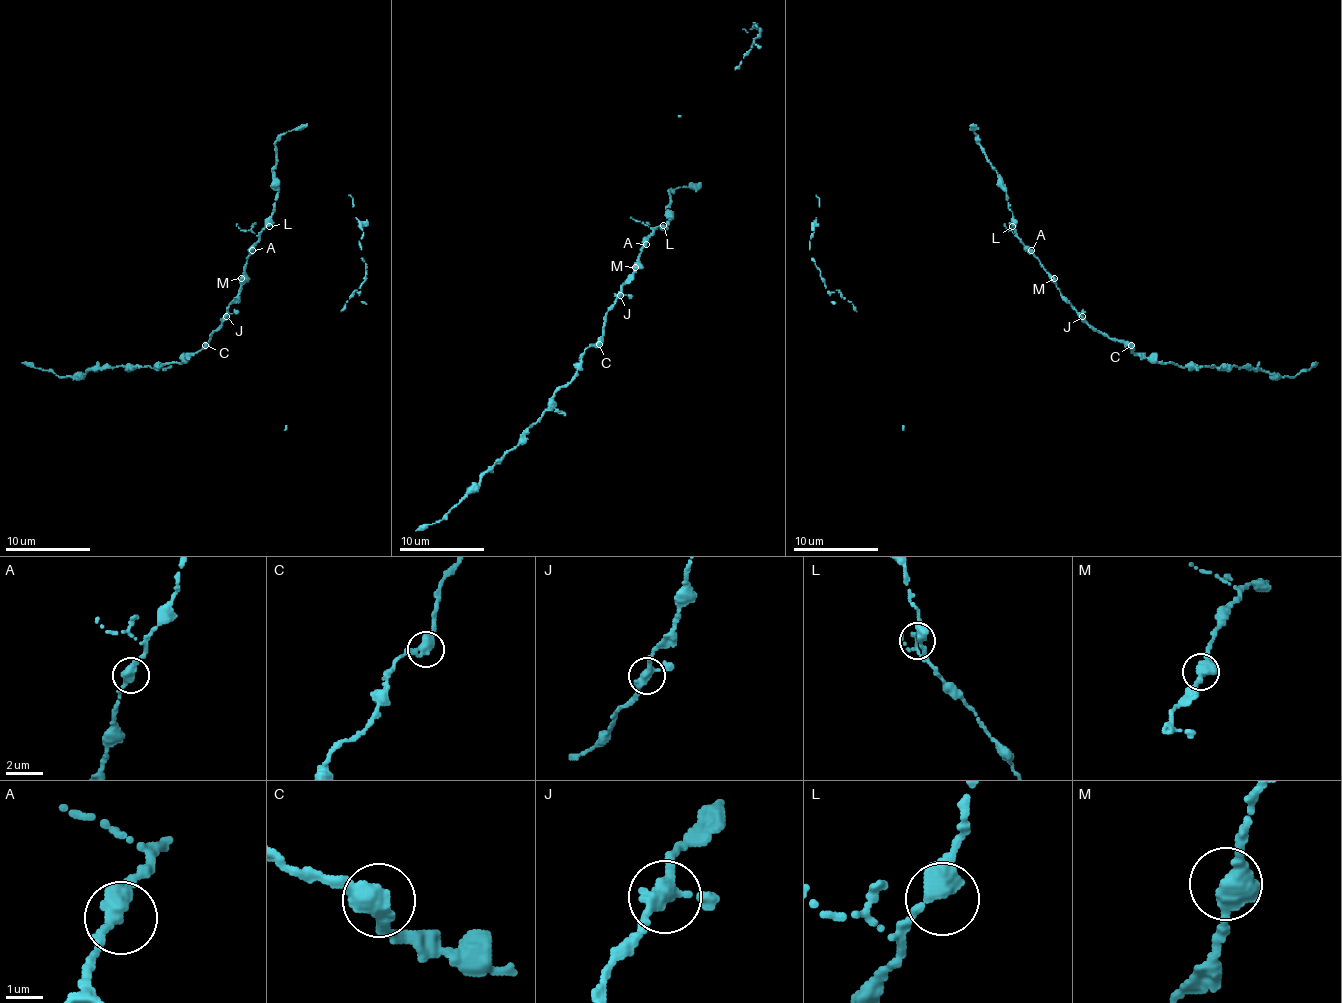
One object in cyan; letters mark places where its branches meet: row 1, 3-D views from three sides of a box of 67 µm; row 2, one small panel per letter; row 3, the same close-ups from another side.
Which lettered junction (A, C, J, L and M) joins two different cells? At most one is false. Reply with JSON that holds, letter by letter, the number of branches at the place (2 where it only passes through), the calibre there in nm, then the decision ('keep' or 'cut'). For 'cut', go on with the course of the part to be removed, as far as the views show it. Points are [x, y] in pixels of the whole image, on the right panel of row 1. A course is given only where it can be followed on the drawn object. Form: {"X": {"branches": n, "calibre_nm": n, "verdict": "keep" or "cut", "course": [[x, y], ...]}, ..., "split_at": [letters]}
{"A": {"branches": 2, "calibre_nm": 440, "verdict": "keep"}, "C": {"branches": 2, "calibre_nm": 440, "verdict": "keep"}, "J": {"branches": 3, "calibre_nm": 320, "verdict": "keep"}, "L": {"branches": 2, "calibre_nm": 460, "verdict": "keep"}, "M": {"branches": 2, "calibre_nm": 440, "verdict": "keep"}, "split_at": []}

